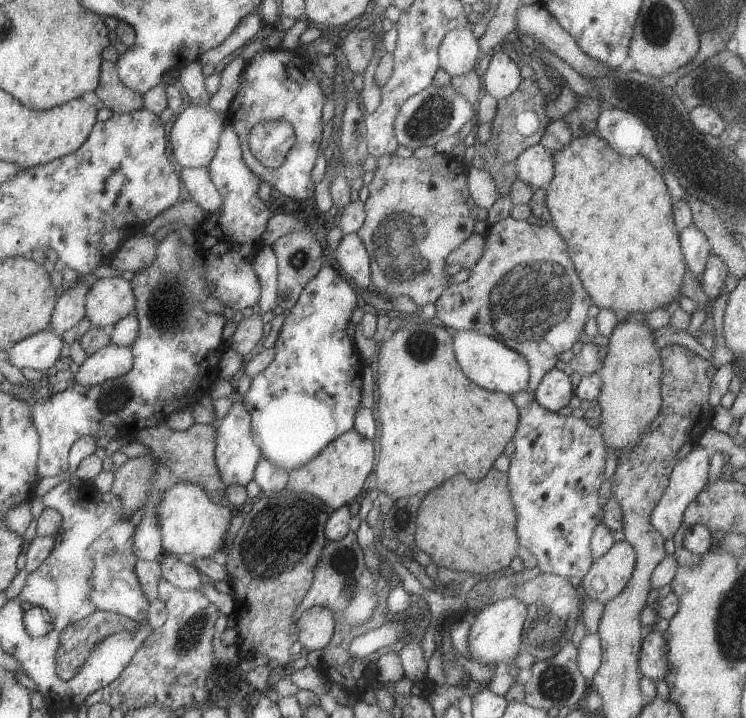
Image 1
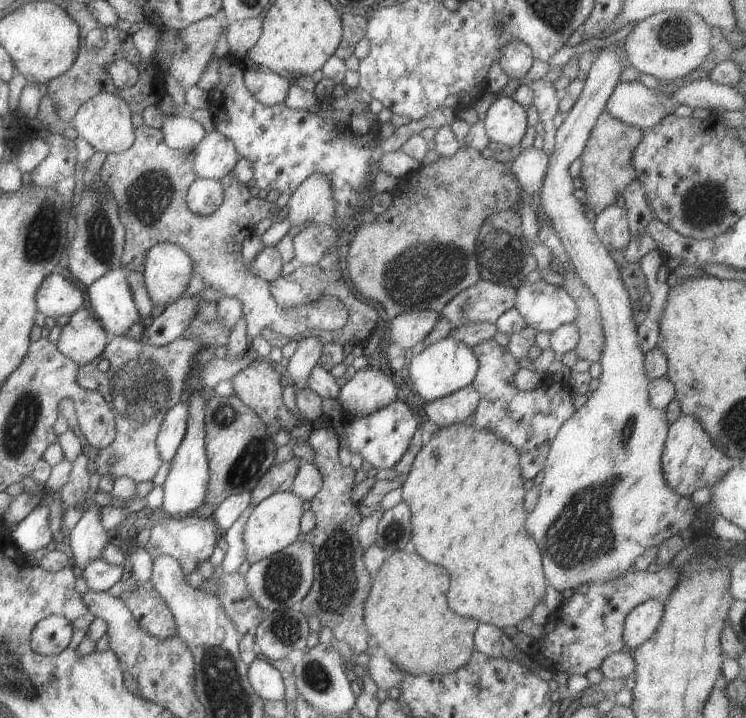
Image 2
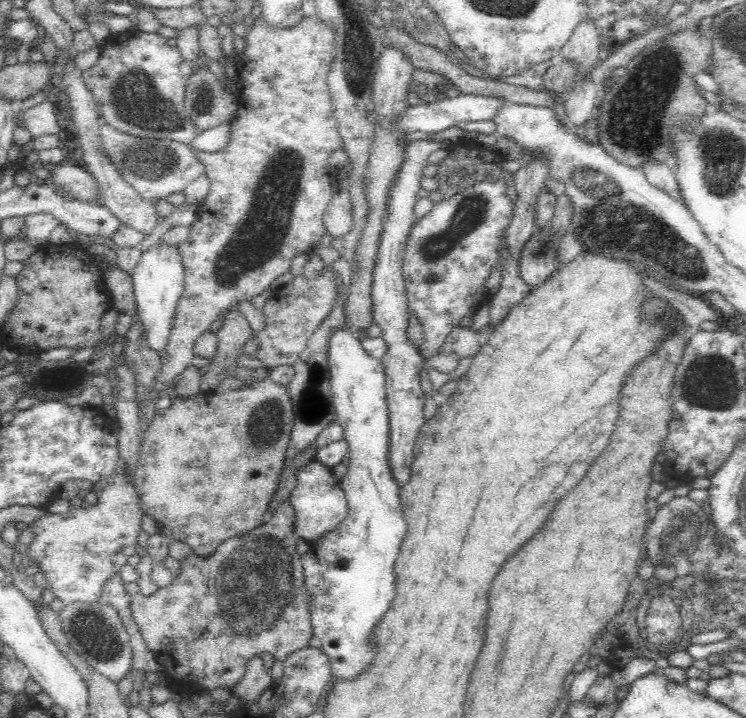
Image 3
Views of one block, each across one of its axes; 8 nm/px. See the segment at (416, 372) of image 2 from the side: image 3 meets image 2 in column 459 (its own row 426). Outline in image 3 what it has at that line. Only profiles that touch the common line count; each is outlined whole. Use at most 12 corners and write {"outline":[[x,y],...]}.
{"outline":[[328,349],[348,514],[302,561],[338,679],[374,656],[406,534],[382,363]]}

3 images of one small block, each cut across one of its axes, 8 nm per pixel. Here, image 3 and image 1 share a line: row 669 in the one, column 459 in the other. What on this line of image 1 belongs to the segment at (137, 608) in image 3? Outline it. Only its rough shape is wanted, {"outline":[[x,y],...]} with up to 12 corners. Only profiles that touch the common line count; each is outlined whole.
{"outline":[[377,159],[356,234],[381,297],[436,304],[475,230],[469,167]]}

